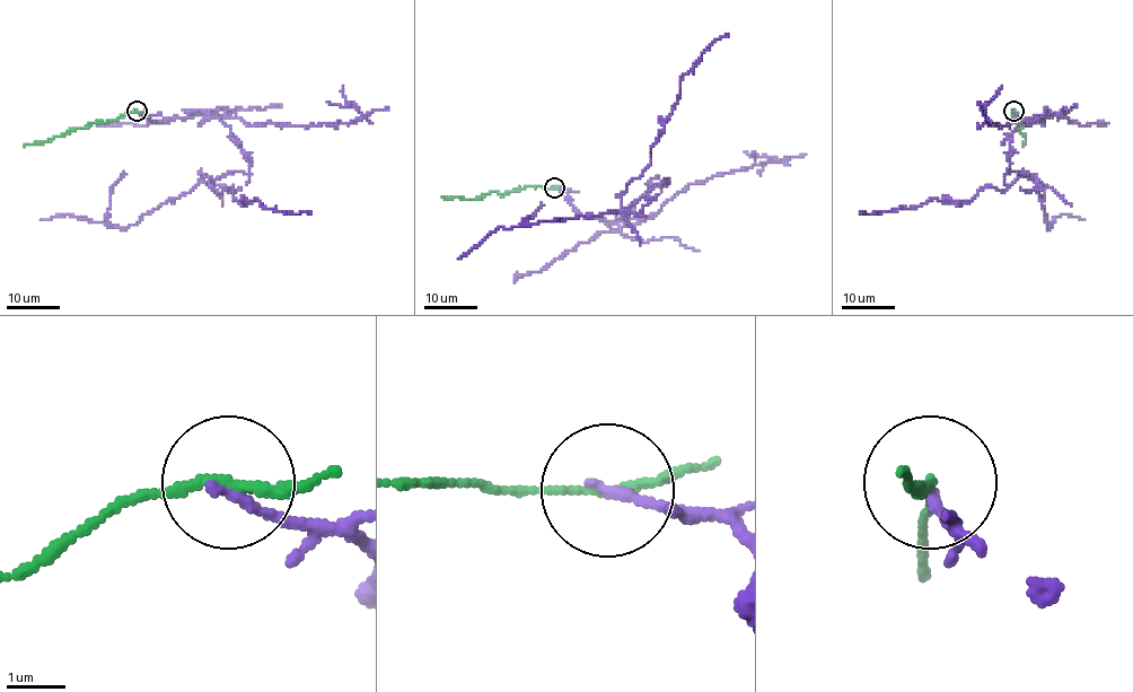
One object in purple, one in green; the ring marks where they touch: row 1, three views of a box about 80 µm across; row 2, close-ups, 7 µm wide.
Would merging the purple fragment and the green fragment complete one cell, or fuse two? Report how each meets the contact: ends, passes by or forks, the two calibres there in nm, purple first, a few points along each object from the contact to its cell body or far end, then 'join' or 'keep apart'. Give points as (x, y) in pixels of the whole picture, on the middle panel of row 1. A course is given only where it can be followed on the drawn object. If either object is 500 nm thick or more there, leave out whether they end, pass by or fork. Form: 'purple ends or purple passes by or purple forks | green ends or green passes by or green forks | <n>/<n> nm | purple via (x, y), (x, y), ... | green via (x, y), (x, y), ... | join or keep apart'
purple ends | green passes by | 180/140 nm | purple via (553, 187), (618, 229), (648, 185), (666, 184), (621, 207), (681, 78), (727, 33) | green via (553, 187), (527, 186), (501, 194), (493, 191), (476, 199), (442, 196) | keep apart

